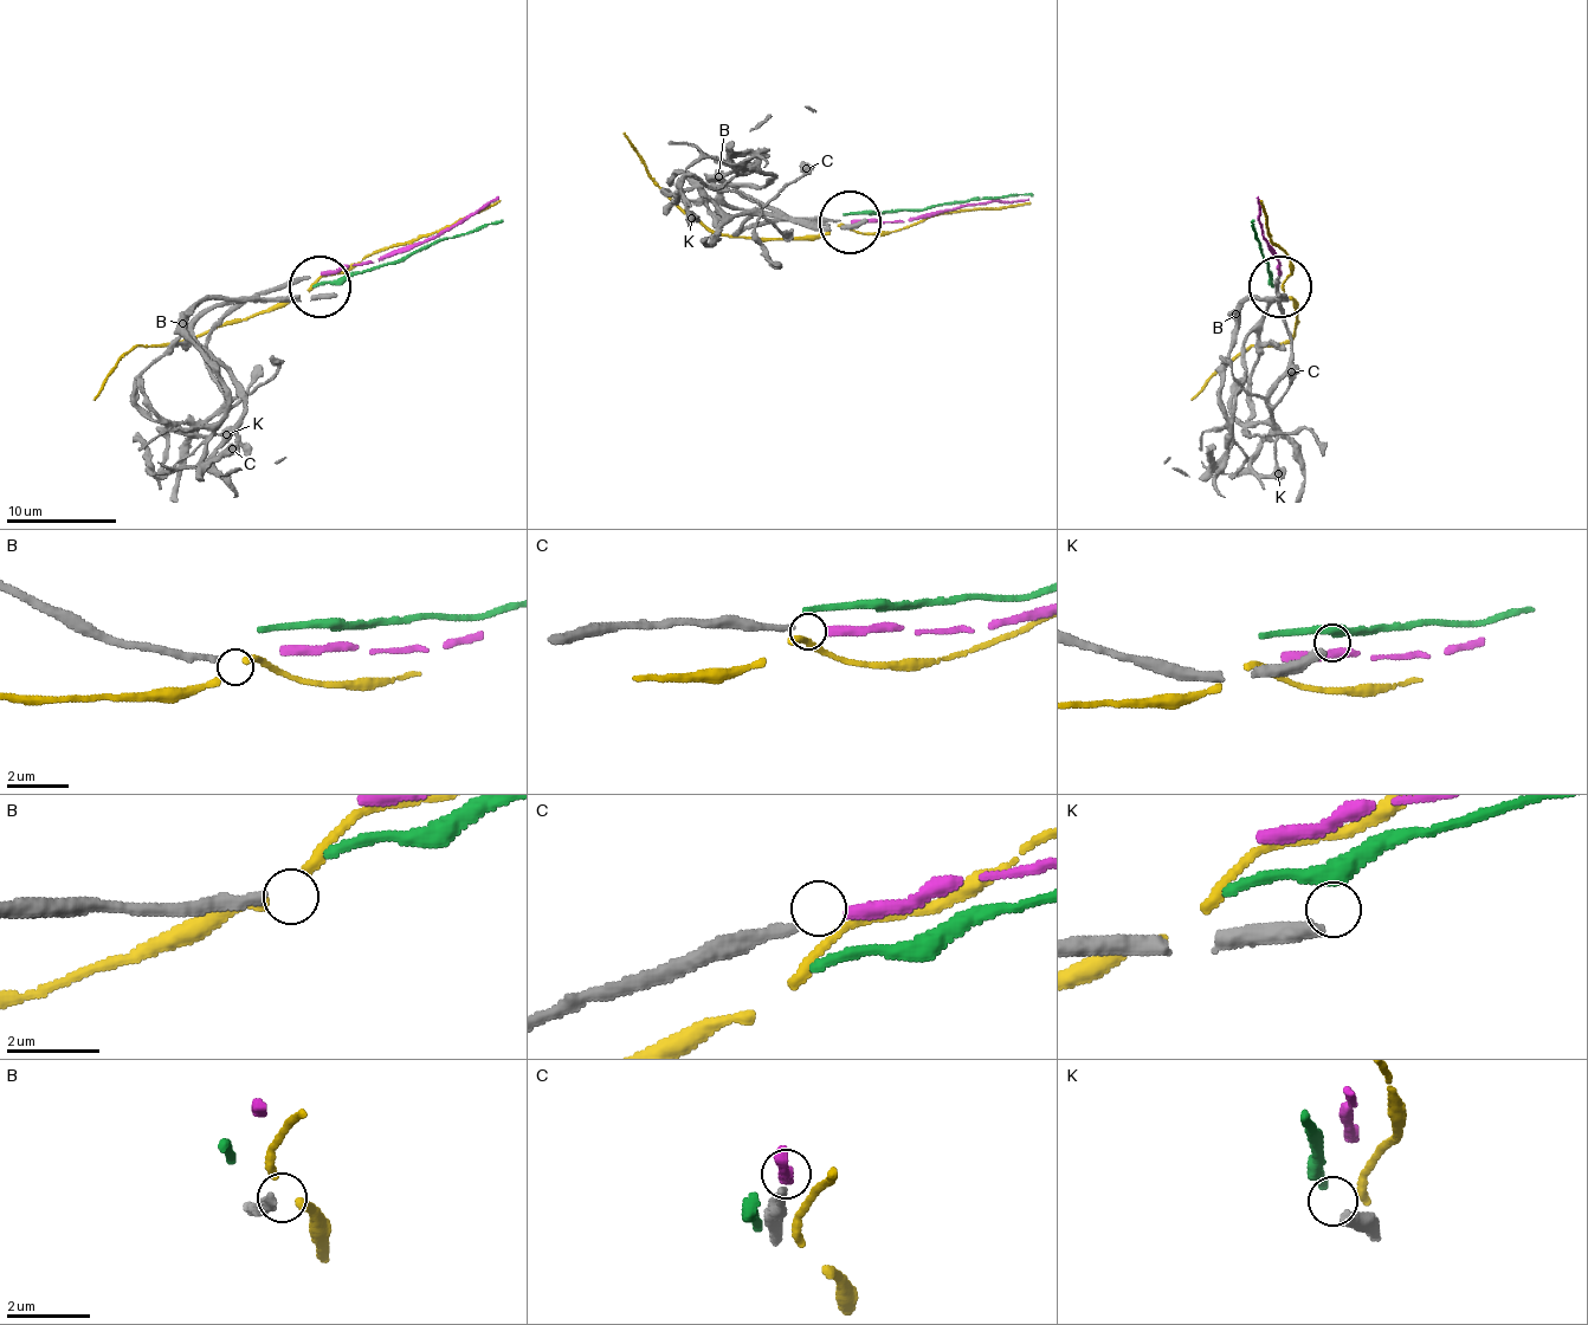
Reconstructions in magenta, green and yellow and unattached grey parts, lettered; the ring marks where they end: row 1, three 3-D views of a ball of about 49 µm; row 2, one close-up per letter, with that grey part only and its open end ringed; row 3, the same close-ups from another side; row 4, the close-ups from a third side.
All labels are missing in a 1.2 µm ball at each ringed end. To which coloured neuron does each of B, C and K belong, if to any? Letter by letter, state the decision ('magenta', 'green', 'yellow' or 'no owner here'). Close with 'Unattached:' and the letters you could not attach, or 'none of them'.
B: no owner here
C: magenta
K: no owner here
Unattached: B, K

